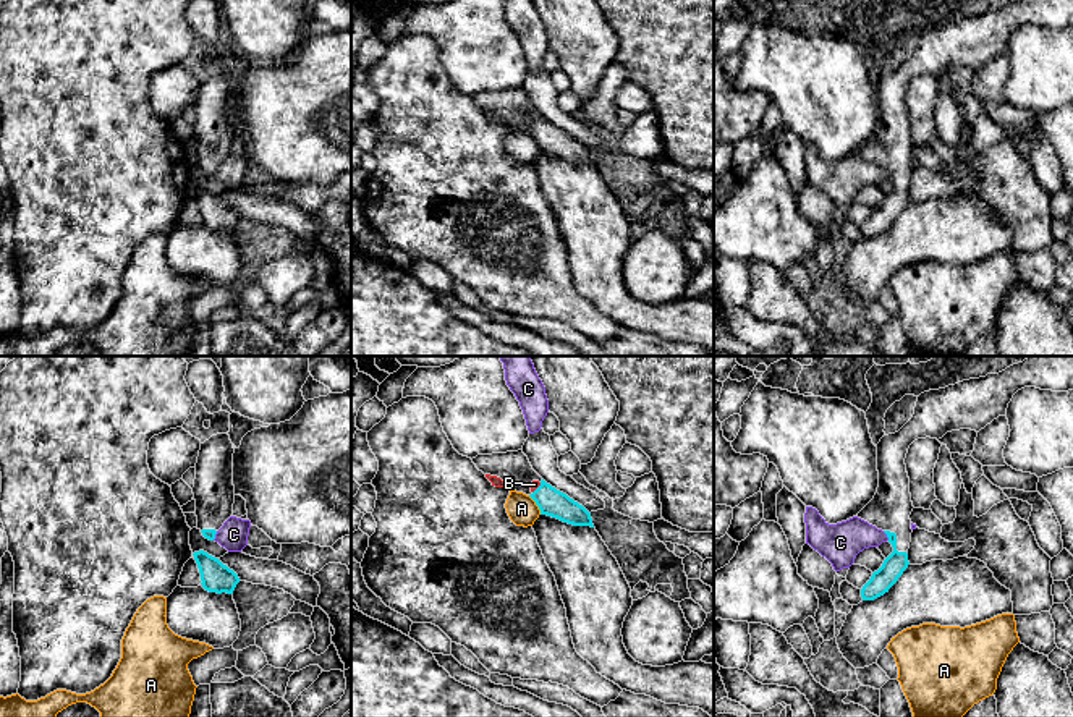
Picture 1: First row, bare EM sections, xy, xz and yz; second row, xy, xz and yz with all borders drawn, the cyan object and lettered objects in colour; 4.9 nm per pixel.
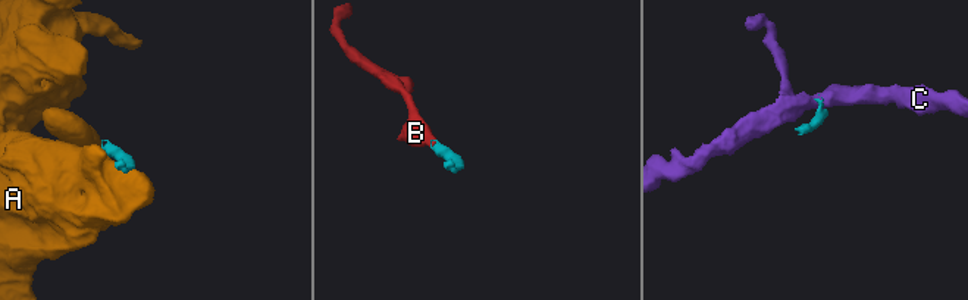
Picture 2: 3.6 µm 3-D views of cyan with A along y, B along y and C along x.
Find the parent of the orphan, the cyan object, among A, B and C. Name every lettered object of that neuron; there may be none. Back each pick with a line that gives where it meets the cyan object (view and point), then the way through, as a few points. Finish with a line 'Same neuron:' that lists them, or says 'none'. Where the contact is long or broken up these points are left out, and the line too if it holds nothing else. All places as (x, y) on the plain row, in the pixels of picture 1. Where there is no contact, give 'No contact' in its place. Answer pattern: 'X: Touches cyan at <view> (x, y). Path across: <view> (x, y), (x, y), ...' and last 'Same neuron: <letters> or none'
B: Touches cyan at xz (538, 125). Path across: xz (551, 140), (538, 125), (534, 122)
Same neuron: B

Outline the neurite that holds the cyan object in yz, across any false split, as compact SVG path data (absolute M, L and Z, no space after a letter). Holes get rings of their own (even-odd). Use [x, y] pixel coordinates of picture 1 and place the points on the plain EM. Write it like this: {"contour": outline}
{"contour": "M1018 0L999 11L969 16L918 34L913 55L877 81L879 125L874 136L856 152L882 167L893 189L863 223L863 238L874 238L898 218L908 206L913 139L905 95L918 76L942 76L947 70L979 70L1007 52L1013 32L1024 26L1073 28L1073 0Z"}

